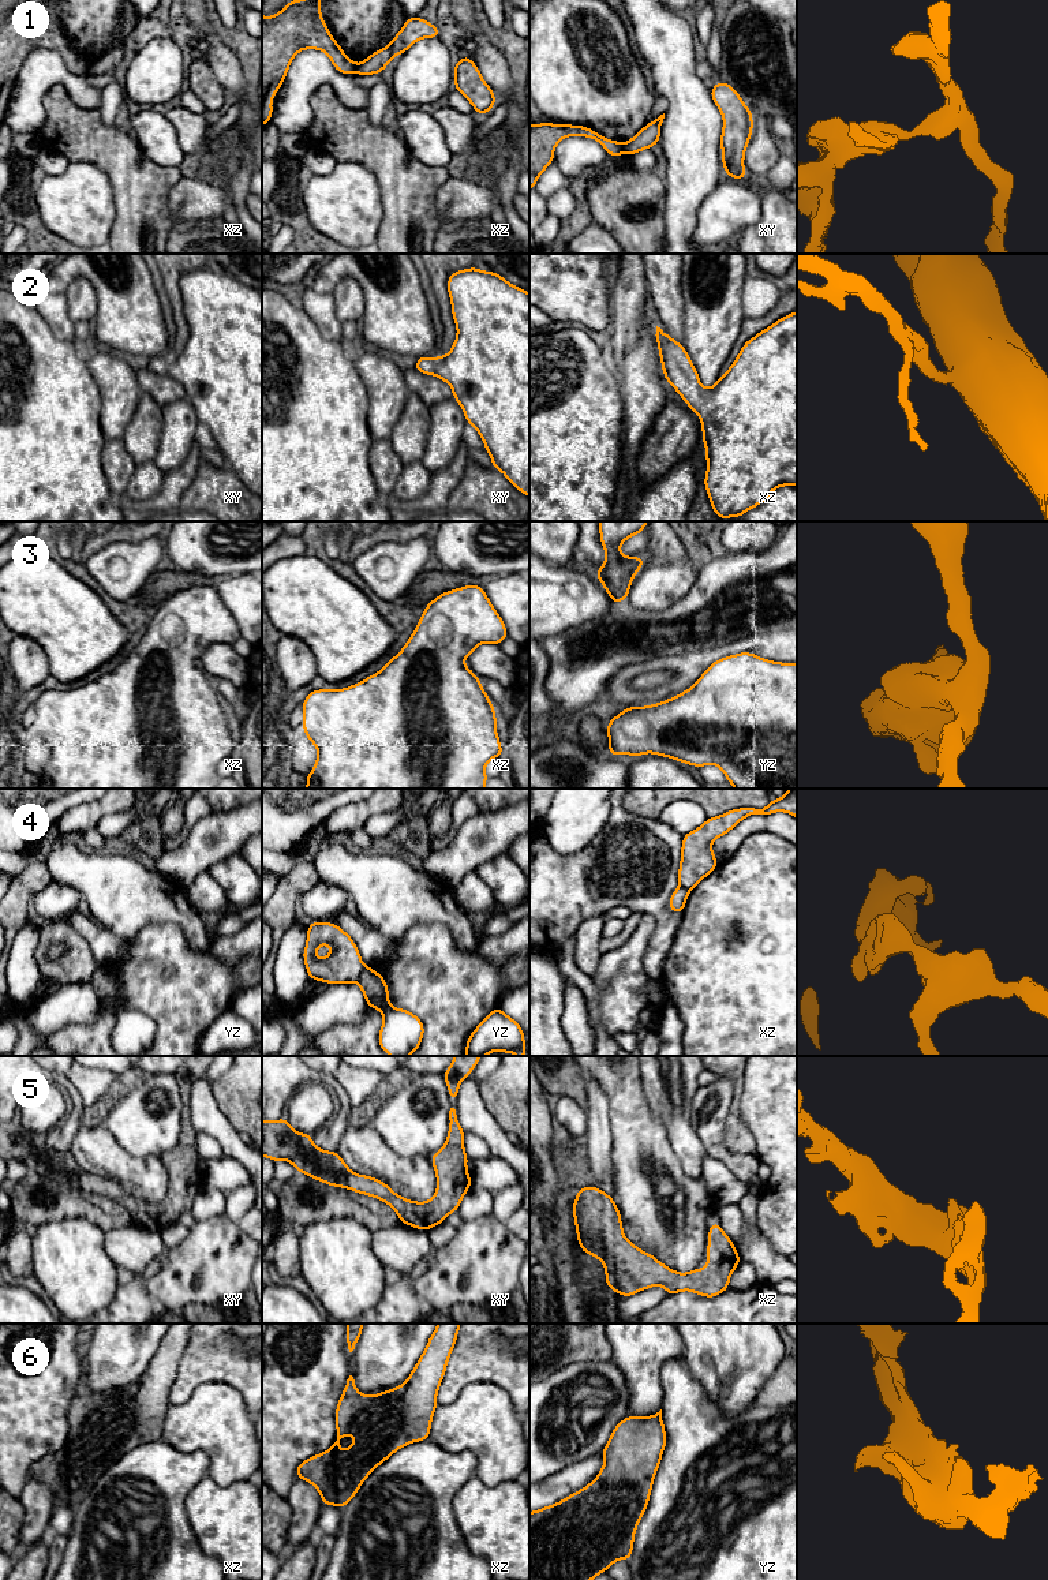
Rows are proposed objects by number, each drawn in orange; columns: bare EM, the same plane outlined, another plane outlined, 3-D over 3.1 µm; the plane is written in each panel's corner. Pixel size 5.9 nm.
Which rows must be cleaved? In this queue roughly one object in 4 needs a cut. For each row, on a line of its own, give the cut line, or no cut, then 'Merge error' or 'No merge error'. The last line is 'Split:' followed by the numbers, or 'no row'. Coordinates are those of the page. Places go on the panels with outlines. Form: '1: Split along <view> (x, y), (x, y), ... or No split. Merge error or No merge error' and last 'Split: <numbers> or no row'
1: Split along xz (358, 66), (355, 71). Merge error
2: No split. No merge error
3: No split. No merge error
4: Split along yz (365, 966), (356, 981). Merge error
5: No split. No merge error
6: No split. No merge error
Split: 1, 4

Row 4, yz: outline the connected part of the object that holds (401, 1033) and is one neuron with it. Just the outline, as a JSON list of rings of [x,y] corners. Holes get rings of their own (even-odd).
[[[364,967],[359,976],[367,1006],[383,1015],[378,1034],[381,1049],[390,1056],[408,1056],[418,1051],[424,1034],[423,1022],[412,1012],[389,1004],[389,991],[385,978],[371,967]]]

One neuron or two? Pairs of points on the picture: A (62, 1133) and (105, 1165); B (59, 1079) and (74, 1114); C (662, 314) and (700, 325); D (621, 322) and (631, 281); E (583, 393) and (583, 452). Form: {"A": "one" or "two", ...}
{"A": "two", "B": "one", "C": "two", "D": "one", "E": "one"}

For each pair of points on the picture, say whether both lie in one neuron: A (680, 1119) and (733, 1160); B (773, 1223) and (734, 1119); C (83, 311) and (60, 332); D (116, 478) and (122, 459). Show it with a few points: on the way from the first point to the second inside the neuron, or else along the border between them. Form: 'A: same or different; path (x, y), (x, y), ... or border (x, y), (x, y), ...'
A: different; border (693, 1097), (689, 1122), (707, 1154)
B: different; border (743, 1123), (753, 1138), (755, 1153)
C: different; border (64, 294), (67, 314), (74, 322)
D: same; path (118, 474), (118, 463)

